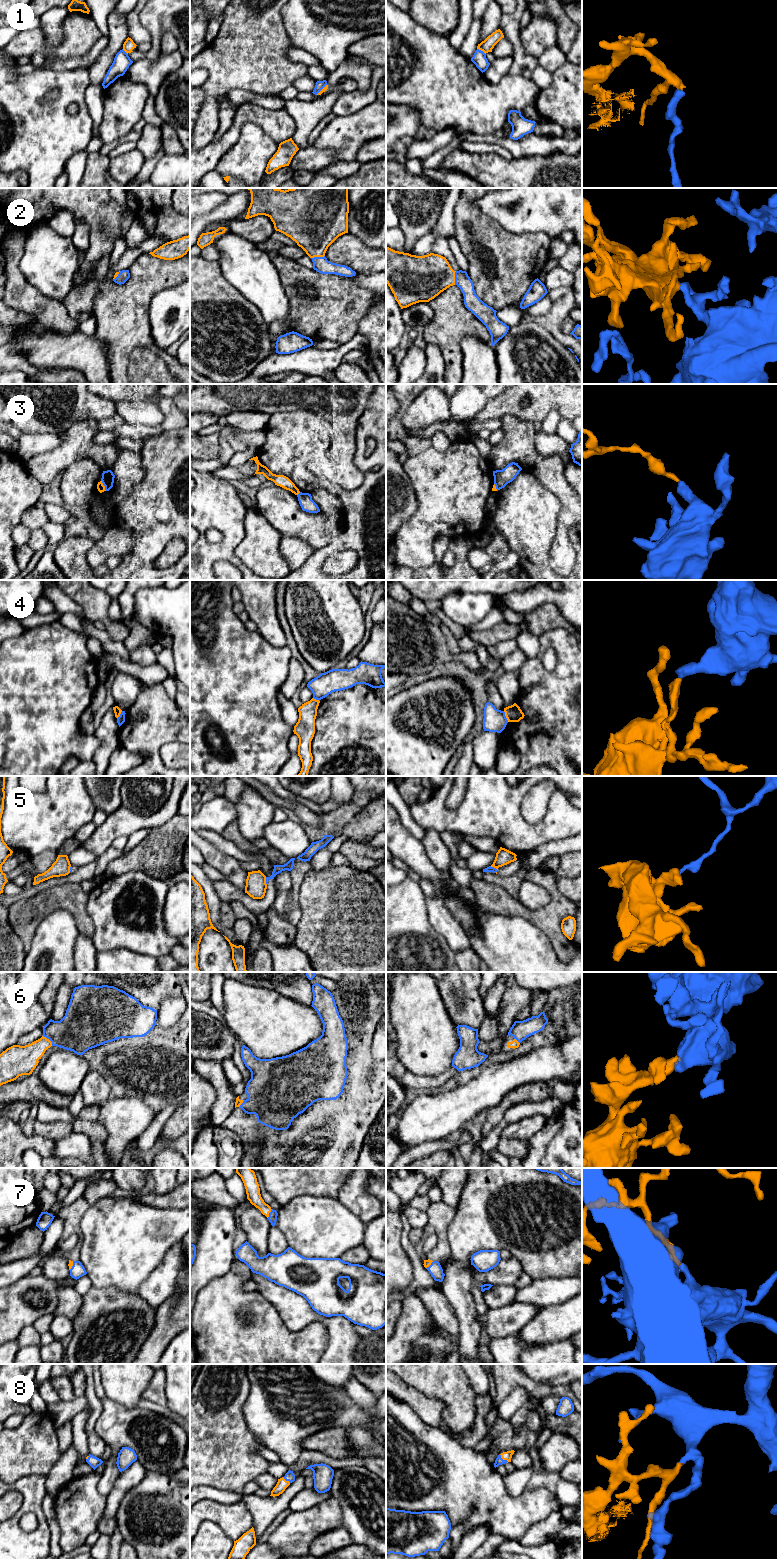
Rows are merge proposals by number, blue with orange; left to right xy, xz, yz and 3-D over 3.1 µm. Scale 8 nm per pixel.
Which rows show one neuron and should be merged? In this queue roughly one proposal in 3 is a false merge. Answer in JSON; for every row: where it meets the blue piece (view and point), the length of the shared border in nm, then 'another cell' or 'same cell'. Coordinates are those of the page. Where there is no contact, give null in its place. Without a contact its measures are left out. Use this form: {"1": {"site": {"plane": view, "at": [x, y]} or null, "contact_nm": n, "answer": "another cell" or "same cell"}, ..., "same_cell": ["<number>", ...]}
{"1": {"site": {"plane": "yz", "at": [480, 50]}, "contact_nm": 90, "answer": "another cell"}, "2": {"site": {"plane": "xz", "at": [317, 257]}, "contact_nm": 110, "answer": "same cell"}, "3": {"site": {"plane": "xy", "at": [103, 484]}, "contact_nm": 100, "answer": "another cell"}, "4": {"site": {"plane": "yz", "at": [505, 716]}, "contact_nm": 100, "answer": "another cell"}, "5": {"site": {"plane": "yz", "at": [495, 868]}, "contact_nm": 80, "answer": "another cell"}, "6": {"site": {"plane": "xy", "at": [49, 1039]}, "contact_nm": 120, "answer": "same cell"}, "7": {"site": {"plane": "xz", "at": [269, 1213]}, "contact_nm": 80, "answer": "same cell"}, "8": {"site": {"plane": "yz", "at": [502, 1459]}, "contact_nm": 100, "answer": "same cell"}, "same_cell": ["2", "6", "7", "8"]}

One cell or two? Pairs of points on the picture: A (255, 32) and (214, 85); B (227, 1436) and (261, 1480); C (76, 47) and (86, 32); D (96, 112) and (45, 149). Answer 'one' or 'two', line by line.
A: one
B: two
C: one
D: two

